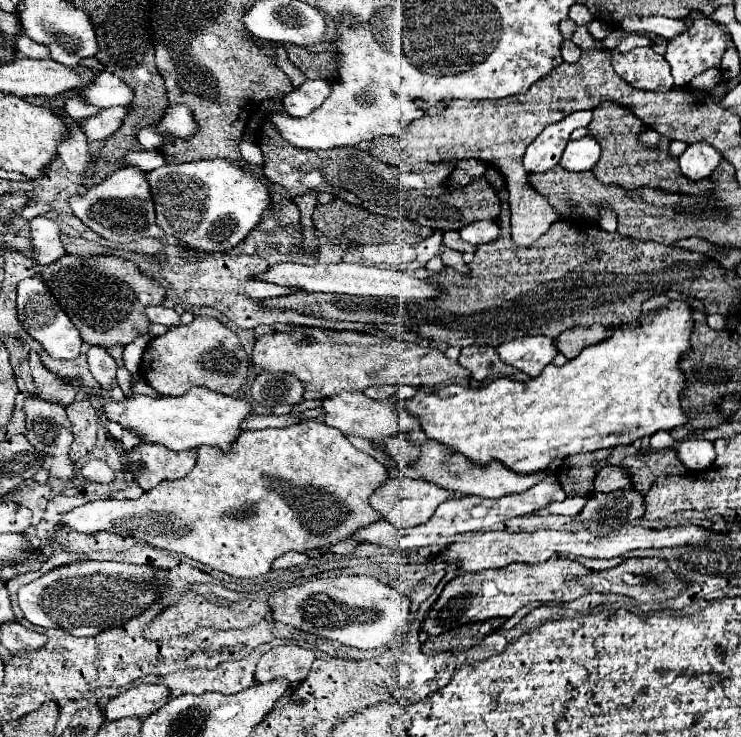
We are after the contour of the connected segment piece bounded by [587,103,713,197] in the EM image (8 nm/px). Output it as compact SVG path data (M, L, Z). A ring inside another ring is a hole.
M603 103L593 111L593 121L589 123L589 135L599 141L601 157L593 167L593 175L603 185L621 187L627 191L635 191L639 187L653 187L667 193L689 193L689 195L713 195L713 181L689 181L681 169L677 159L669 155L669 141L661 139L657 149L649 149L639 141L639 133L645 131L645 125L625 107L617 103Z

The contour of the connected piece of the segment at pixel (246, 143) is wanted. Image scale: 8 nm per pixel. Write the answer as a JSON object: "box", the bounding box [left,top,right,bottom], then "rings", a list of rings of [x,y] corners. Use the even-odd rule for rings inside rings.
{"box":[239,137,263,167],"rings":[[[242,137],[242,139],[239,143],[239,149],[243,159],[245,159],[247,163],[251,163],[251,165],[259,165],[259,167],[261,167],[261,165],[263,165],[263,155],[261,155],[259,147],[244,137]]]}

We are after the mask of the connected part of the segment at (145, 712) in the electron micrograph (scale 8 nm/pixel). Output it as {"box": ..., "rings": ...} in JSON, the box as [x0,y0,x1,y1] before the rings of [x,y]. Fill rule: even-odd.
{"box":[103,685,171,721],"rings":[[[139,685],[123,691],[121,695],[109,699],[103,713],[107,721],[123,719],[123,717],[149,717],[157,709],[161,709],[171,699],[171,691],[165,685]]]}

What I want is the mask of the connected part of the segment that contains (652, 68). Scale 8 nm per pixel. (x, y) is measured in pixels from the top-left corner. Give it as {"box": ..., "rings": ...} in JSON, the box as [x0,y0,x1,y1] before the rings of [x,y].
{"box":[609,47,673,91],"rings":[[[637,47],[629,53],[611,49],[609,53],[615,73],[635,89],[667,91],[673,88],[670,65],[663,55],[657,55],[651,47]]]}

